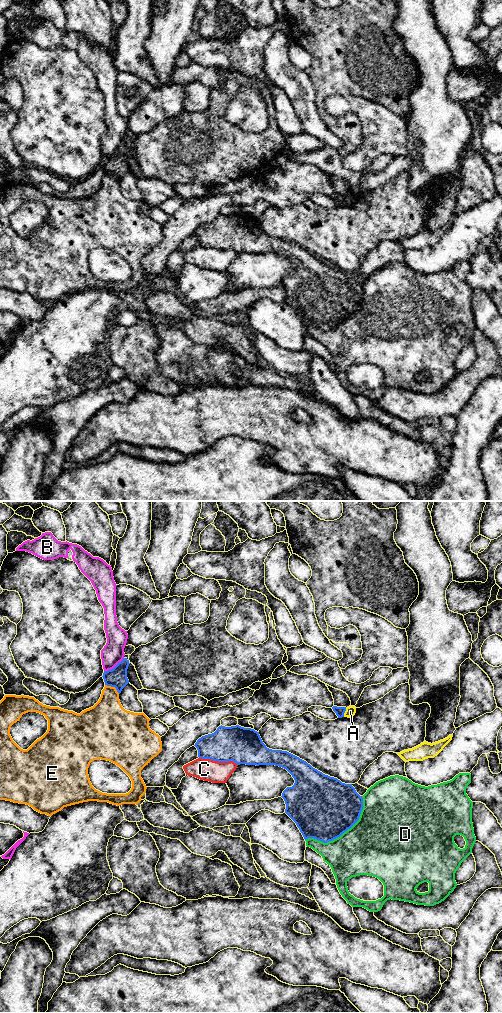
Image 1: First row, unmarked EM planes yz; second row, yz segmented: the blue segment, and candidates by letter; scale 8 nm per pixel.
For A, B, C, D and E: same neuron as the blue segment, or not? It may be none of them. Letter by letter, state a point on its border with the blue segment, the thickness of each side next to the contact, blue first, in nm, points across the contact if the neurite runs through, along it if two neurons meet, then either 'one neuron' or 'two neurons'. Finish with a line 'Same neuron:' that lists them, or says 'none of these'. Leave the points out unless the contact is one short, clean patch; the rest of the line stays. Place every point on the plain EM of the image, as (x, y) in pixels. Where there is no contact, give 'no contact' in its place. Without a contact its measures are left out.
A: contact yz (344, 200); calibres 70 and 80 nm; border yz (346, 196), (343, 204); two neurons
B: contact yz (115, 154); calibres 160 and 180 nm; two neurons
C: contact yz (218, 249); calibres 300 and 180 nm; two neurons
D: contact yz (343, 320); calibres 500 and 460 nm; two neurons
E: contact yz (113, 174); calibres 160 and 280 nm; two neurons
Same neuron: none of these

